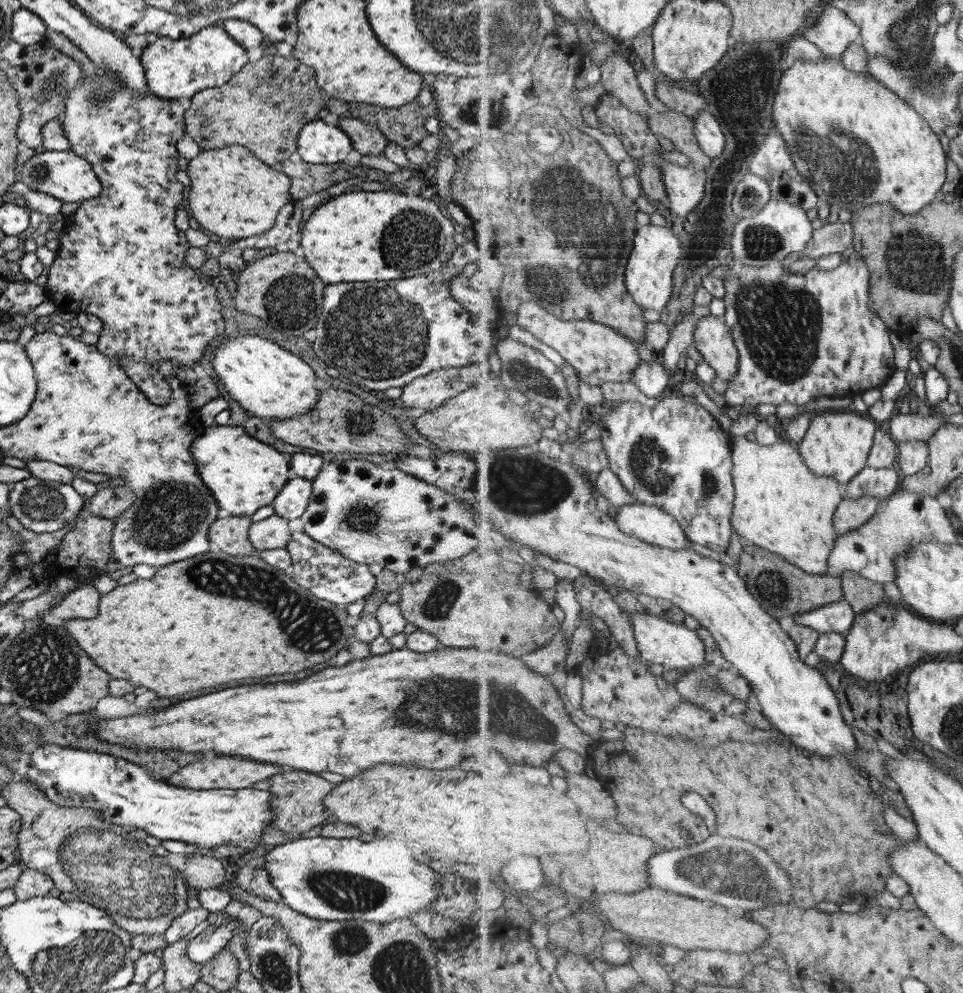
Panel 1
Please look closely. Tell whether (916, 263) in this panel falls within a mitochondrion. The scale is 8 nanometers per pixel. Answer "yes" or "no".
yes

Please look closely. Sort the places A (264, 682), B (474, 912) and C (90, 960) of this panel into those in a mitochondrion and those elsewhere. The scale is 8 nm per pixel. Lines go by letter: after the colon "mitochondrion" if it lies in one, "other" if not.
A: other
B: other
C: mitochondrion

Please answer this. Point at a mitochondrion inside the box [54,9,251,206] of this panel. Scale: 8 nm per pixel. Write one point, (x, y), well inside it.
(92, 103)

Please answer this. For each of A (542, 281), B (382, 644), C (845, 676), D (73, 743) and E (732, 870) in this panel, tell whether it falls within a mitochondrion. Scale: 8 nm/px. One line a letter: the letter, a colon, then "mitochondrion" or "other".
A: mitochondrion
B: other
C: other
D: other
E: mitochondrion

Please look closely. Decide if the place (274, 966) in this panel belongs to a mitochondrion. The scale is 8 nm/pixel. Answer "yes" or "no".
yes

